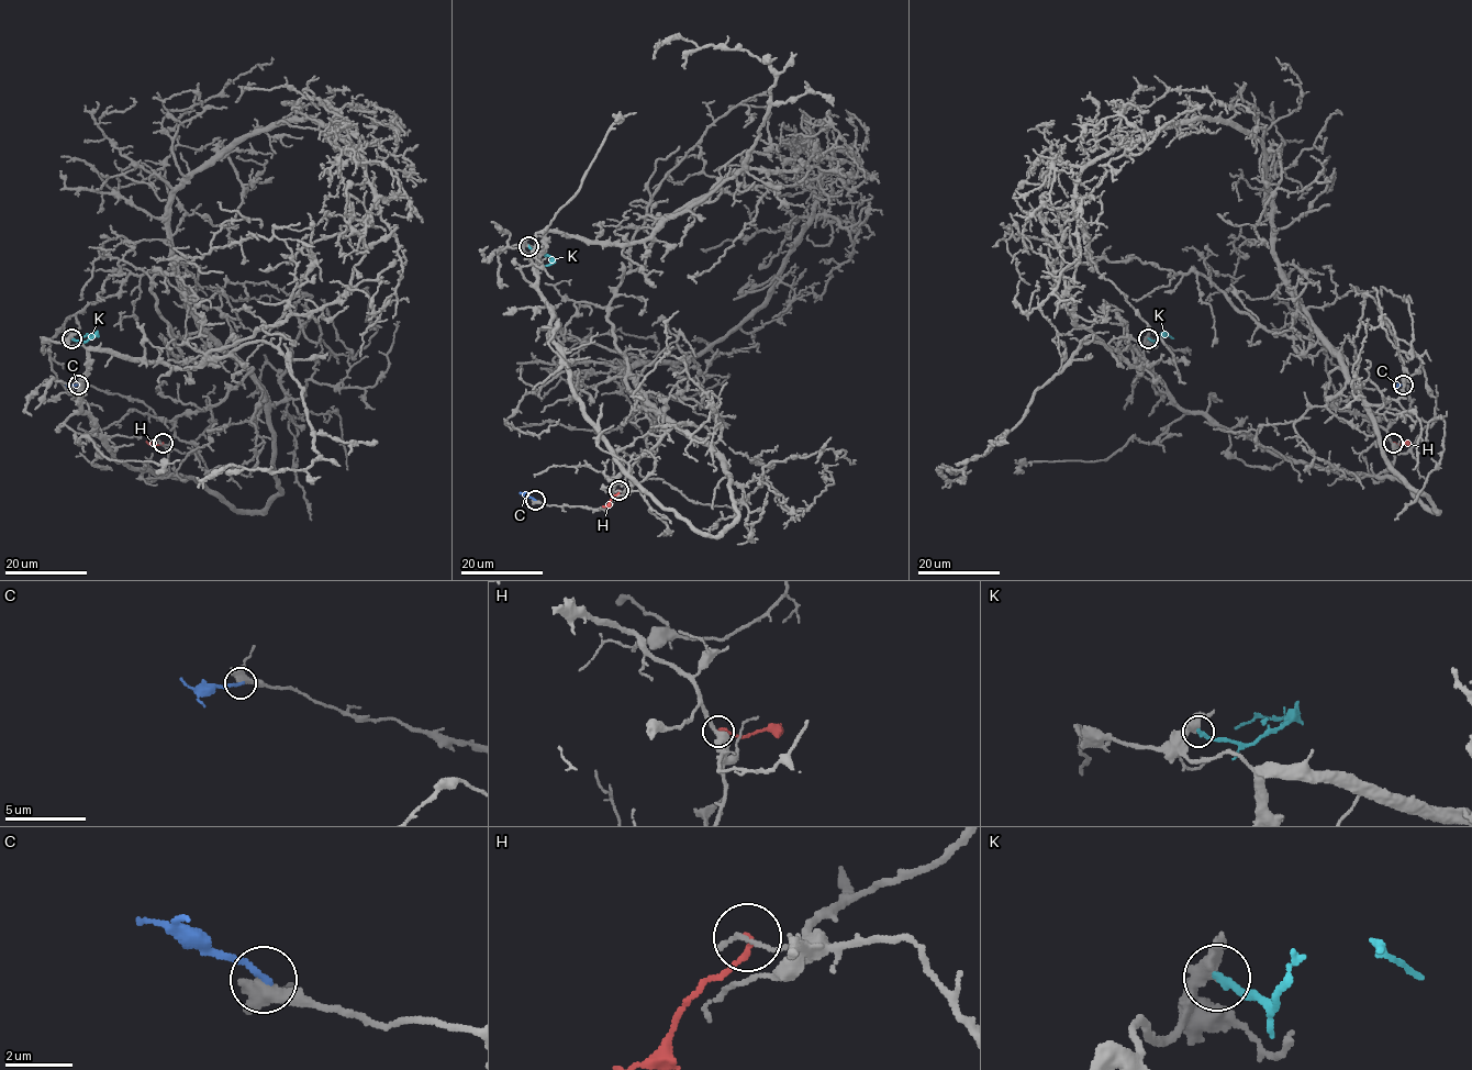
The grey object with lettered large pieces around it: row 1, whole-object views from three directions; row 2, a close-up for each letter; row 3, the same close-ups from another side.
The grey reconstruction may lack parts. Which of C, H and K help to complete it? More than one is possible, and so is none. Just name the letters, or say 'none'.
none

